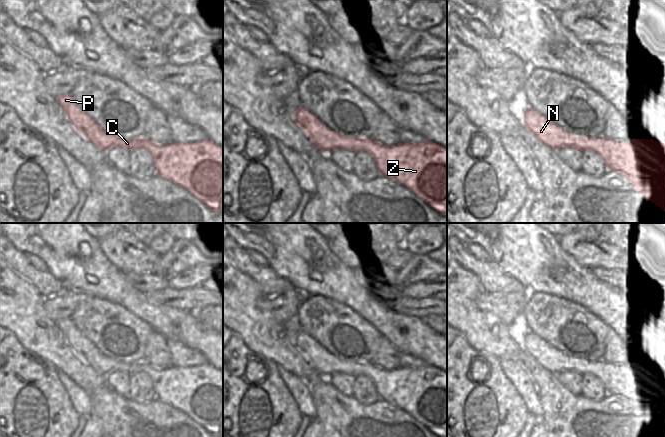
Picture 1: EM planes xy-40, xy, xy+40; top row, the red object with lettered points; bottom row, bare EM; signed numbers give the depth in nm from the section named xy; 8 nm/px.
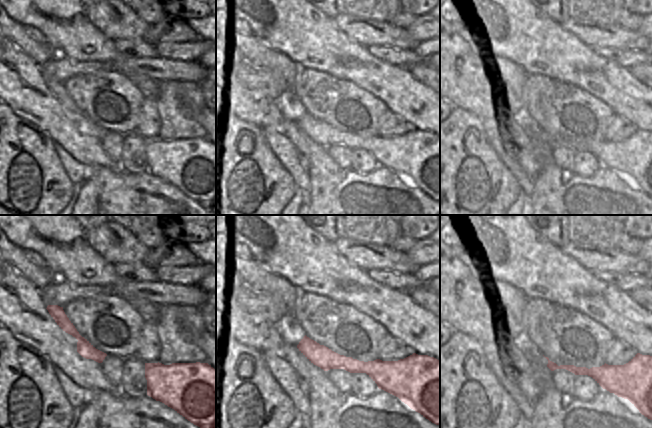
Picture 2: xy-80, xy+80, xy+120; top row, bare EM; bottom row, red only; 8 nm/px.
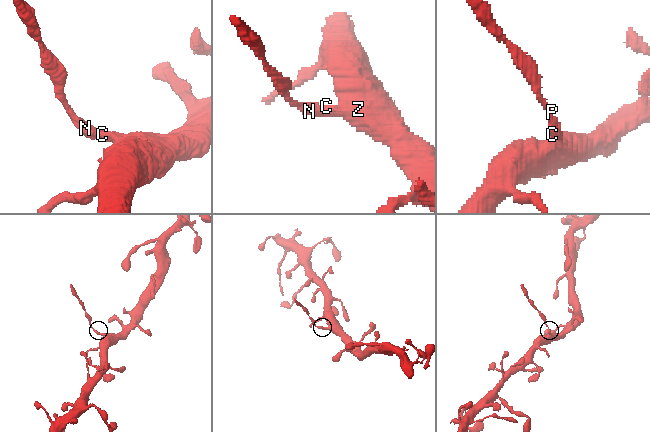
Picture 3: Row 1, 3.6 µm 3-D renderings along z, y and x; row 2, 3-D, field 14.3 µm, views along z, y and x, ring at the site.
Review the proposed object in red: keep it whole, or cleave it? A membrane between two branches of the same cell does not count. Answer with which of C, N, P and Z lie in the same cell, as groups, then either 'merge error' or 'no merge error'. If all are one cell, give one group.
groups C N P / Z; merge error

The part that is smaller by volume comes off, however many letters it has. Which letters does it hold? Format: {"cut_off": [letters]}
{"cut_off": ["C", "N", "P"]}

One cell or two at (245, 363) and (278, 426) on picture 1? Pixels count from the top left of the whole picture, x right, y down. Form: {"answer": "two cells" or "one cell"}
{"answer": "one cell"}

